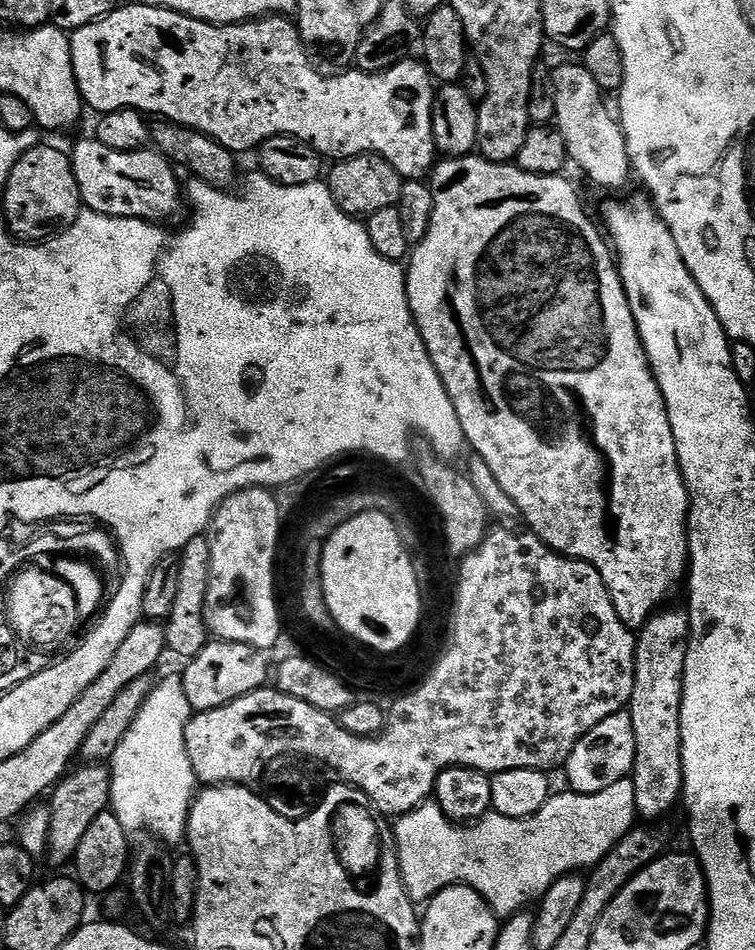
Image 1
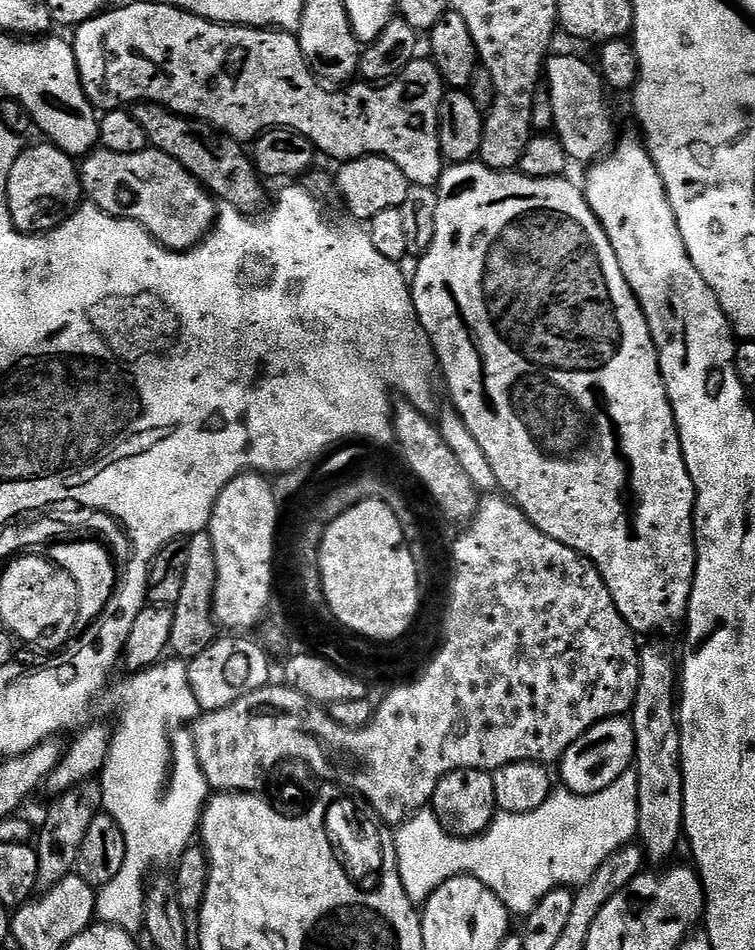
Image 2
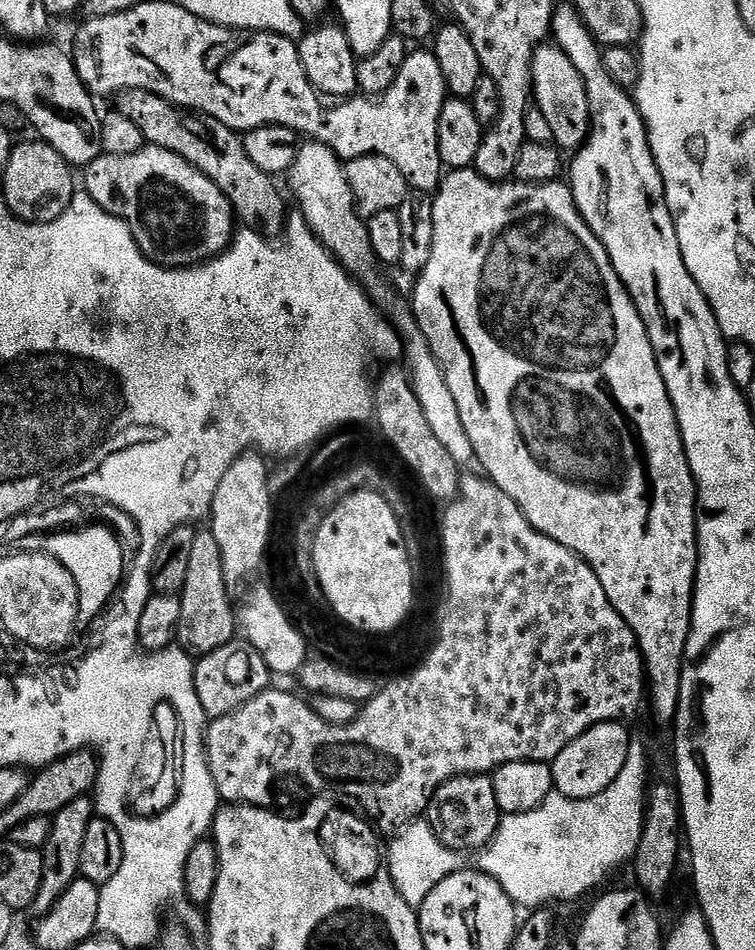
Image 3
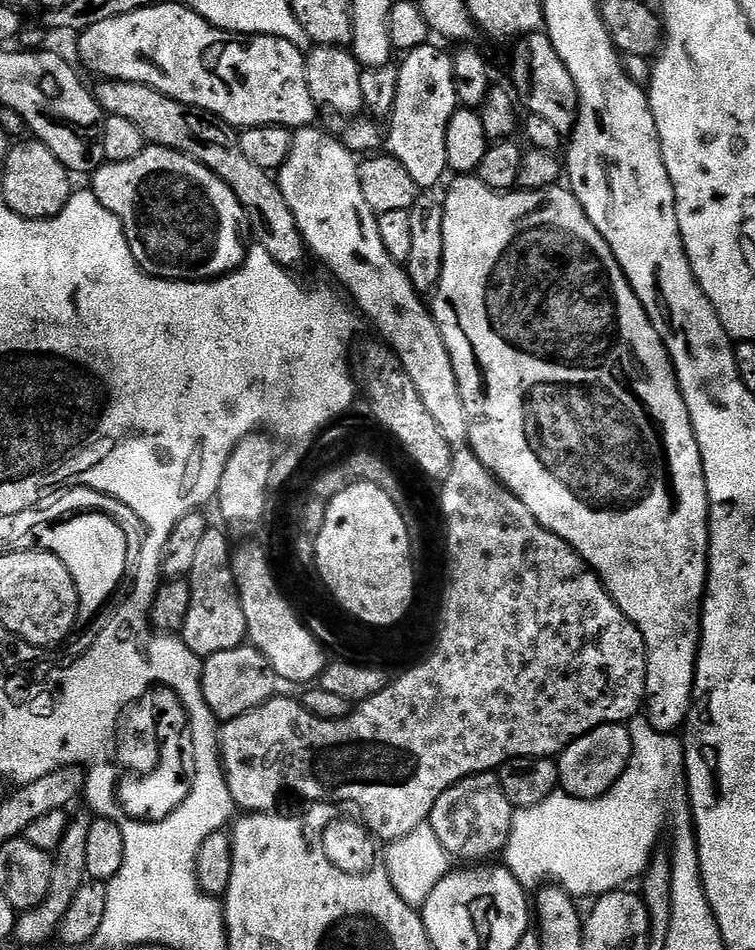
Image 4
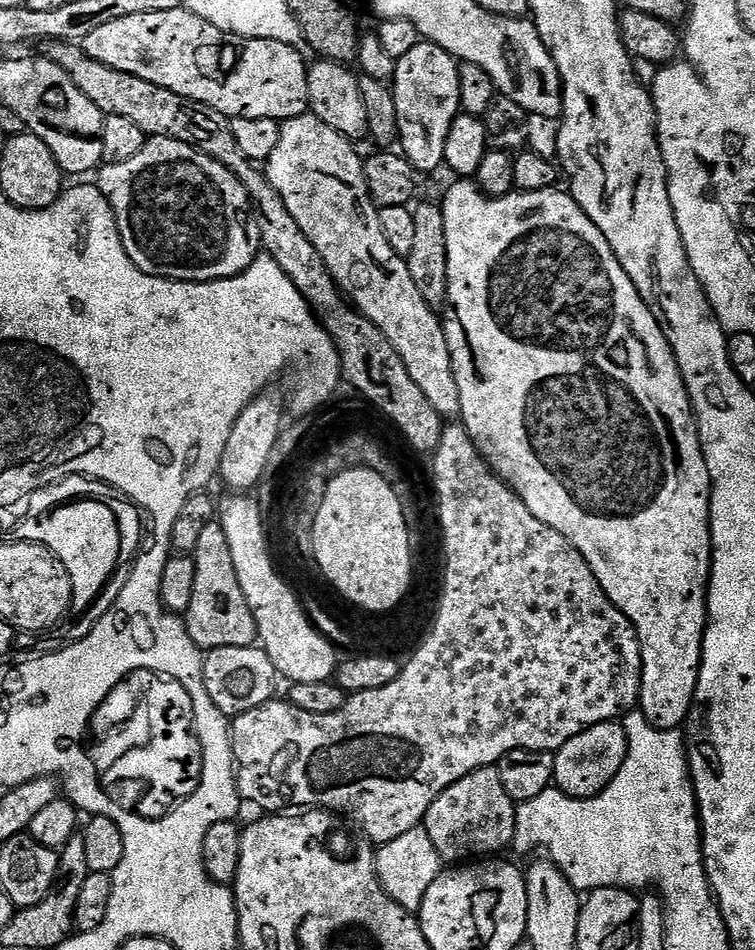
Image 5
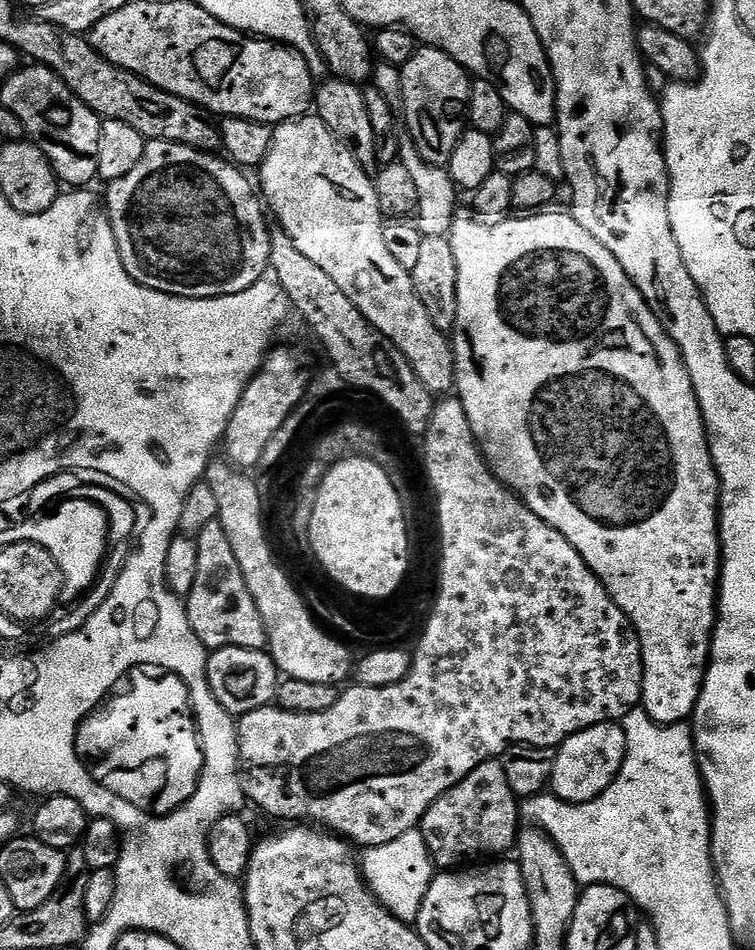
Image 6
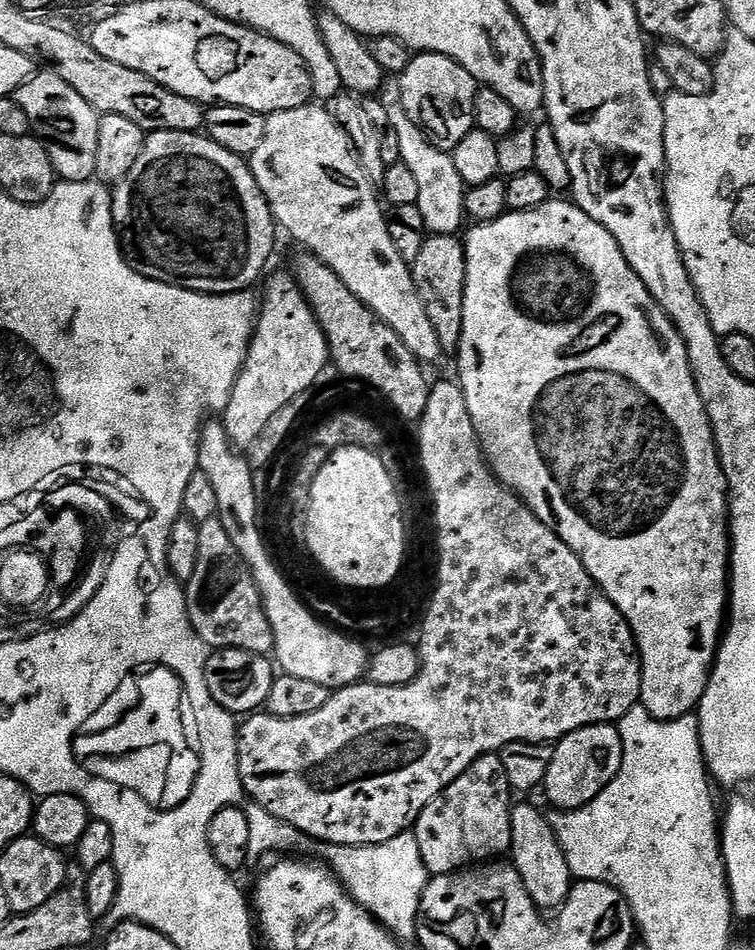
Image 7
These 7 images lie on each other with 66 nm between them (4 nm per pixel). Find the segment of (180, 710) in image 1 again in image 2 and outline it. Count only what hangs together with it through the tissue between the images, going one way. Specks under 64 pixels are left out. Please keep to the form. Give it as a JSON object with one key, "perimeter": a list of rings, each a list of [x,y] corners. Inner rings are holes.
{"perimeter":[[[165,658],[151,668],[135,673],[131,679],[128,684],[128,701],[120,712],[120,725],[112,732],[112,748],[99,781],[104,791],[103,811],[112,816],[114,822],[118,822],[126,838],[126,862],[120,871],[120,879],[114,884],[114,924],[124,932],[136,934],[144,926],[144,894],[149,879],[148,871],[160,868],[163,864],[175,865],[180,855],[197,839],[200,818],[210,799],[210,789],[202,774],[202,766],[194,750],[192,729],[189,727],[190,722],[201,715],[201,711],[194,698],[194,690],[188,685],[188,664],[179,658]]]}

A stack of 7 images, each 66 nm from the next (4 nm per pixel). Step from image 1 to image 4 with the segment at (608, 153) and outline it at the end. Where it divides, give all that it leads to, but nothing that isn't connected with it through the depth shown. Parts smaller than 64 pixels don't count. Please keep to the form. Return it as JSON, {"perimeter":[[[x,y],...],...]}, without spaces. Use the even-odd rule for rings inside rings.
{"perimeter":[[[537,30],[527,33],[526,39],[517,39],[515,44],[516,49],[512,52],[512,84],[520,91],[519,103],[521,100],[531,115],[546,118],[554,130],[561,134],[571,133],[576,124],[576,108],[580,103],[574,78],[570,78],[570,70],[566,70],[562,58],[558,58],[550,38]]]}

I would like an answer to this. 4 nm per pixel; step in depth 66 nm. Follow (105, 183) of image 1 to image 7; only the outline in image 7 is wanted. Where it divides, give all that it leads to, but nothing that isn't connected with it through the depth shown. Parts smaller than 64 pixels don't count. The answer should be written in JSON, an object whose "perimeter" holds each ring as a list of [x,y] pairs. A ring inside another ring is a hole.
{"perimeter":[[[149,132],[145,135],[144,145],[142,146],[142,154],[138,154],[138,162],[134,162],[134,166],[130,170],[130,174],[126,174],[126,178],[120,181],[118,187],[112,192],[112,217],[116,223],[116,235],[120,238],[120,247],[128,261],[132,265],[132,269],[139,274],[145,276],[147,280],[157,280],[160,284],[169,284],[175,288],[184,288],[188,292],[201,292],[203,296],[229,296],[235,292],[247,292],[253,286],[252,283],[259,278],[264,272],[264,267],[268,264],[268,259],[272,256],[272,251],[276,248],[276,232],[278,233],[278,225],[272,219],[272,211],[266,202],[266,198],[262,194],[262,190],[258,186],[258,182],[254,178],[251,167],[241,157],[230,154],[230,150],[226,150],[222,146],[218,146],[207,135],[197,134],[194,132]]]}

